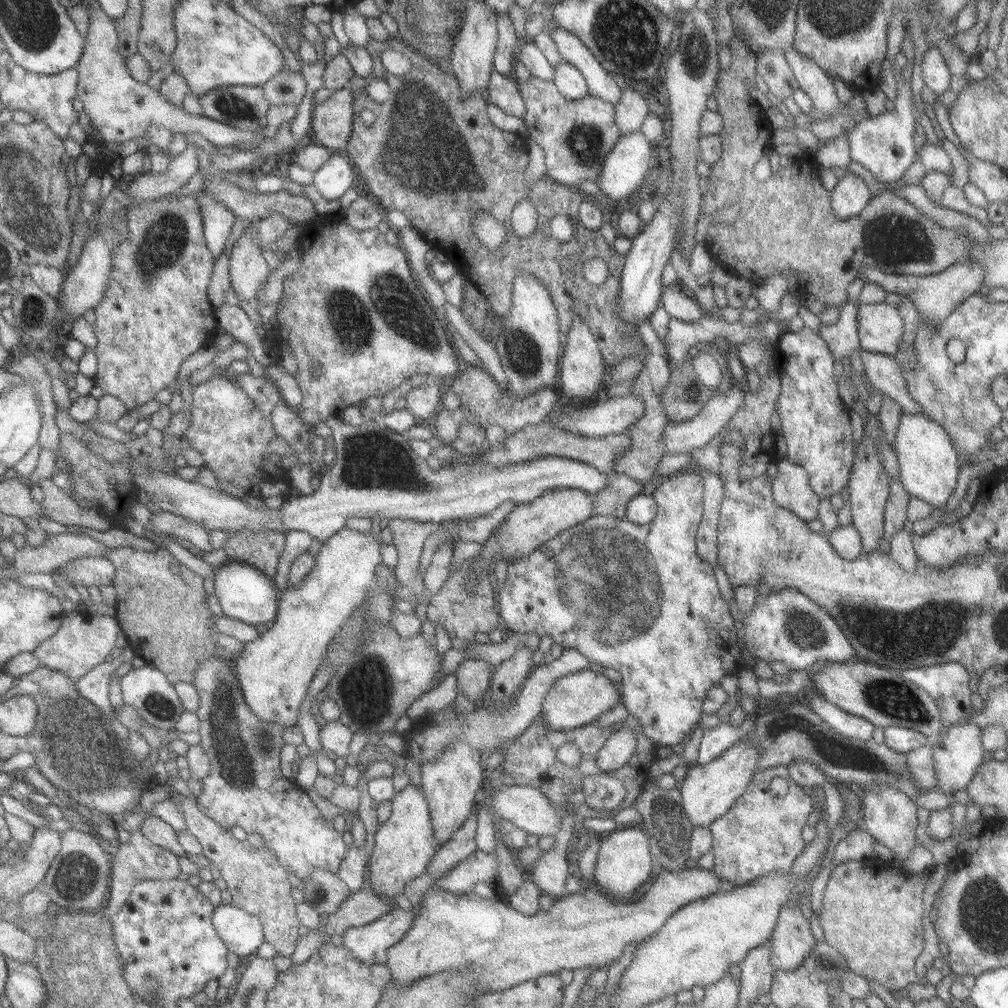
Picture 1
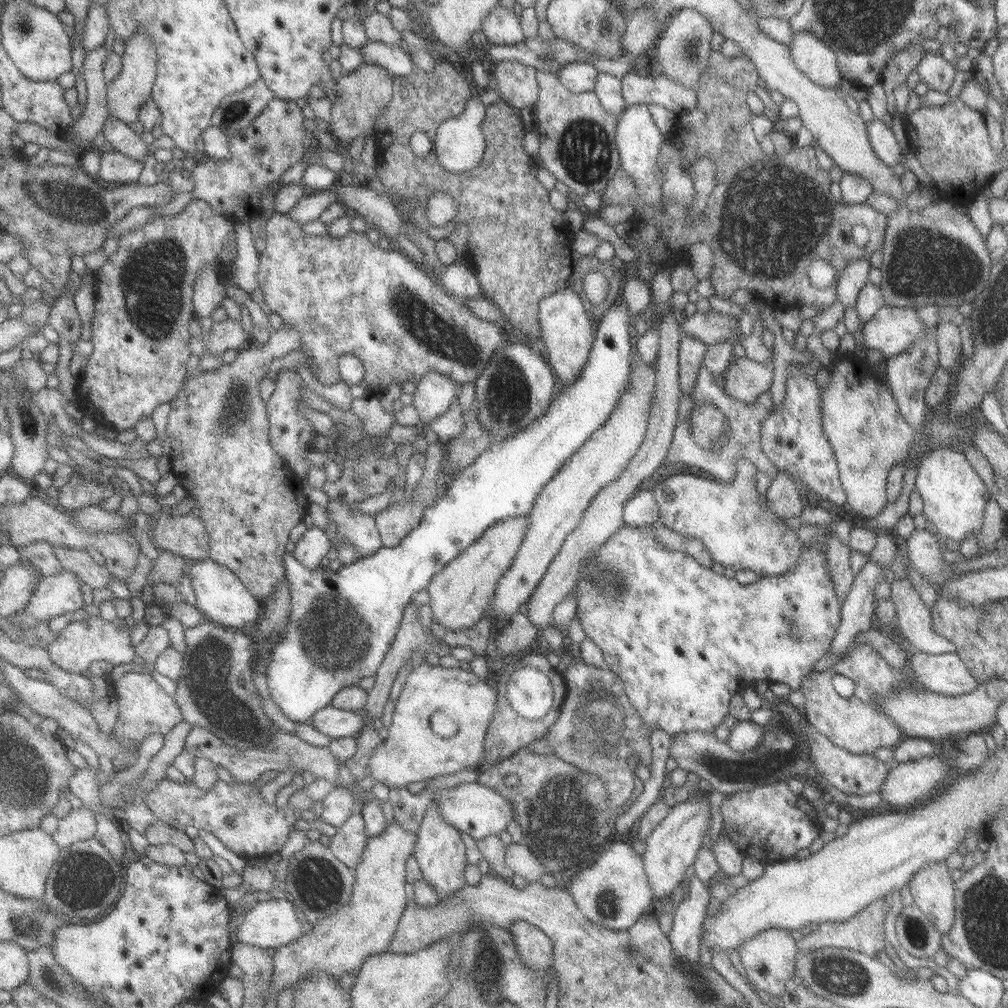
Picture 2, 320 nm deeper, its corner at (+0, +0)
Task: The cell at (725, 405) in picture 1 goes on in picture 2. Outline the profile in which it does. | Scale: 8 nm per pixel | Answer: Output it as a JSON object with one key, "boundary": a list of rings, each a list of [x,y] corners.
{"boundary":[[[772,354],[771,363],[753,362],[745,357],[734,358],[723,373],[725,386],[722,391],[733,400],[749,404],[755,400],[757,395],[767,393],[772,382]]]}

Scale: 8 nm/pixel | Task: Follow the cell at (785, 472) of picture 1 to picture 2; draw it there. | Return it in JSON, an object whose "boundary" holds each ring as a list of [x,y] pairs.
{"boundary":[[[779,471],[770,482],[764,495],[764,501],[768,510],[781,520],[798,517],[803,508],[807,506],[800,498],[793,479],[784,471]]]}

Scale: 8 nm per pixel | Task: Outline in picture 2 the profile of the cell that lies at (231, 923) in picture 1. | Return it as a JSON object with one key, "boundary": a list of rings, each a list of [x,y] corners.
{"boundary":[[[287,896],[261,901],[247,911],[238,925],[237,943],[278,949],[303,935],[303,921]]]}

